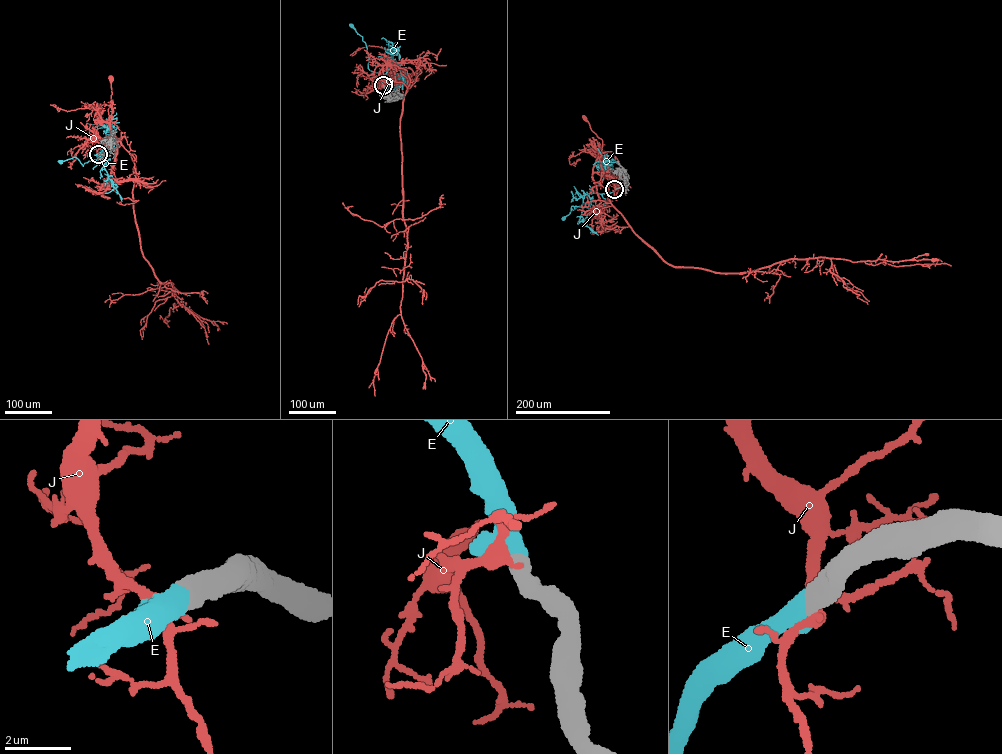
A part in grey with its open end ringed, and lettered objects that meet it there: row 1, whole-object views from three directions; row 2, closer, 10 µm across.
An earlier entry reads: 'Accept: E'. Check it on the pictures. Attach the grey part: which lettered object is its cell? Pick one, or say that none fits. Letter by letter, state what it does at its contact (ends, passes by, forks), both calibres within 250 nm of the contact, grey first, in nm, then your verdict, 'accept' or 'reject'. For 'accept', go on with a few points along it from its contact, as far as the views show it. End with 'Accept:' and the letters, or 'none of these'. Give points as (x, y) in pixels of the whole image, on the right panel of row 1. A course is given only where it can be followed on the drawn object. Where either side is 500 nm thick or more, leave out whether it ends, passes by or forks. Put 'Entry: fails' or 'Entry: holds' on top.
Entry: holds
E: 650 nm thick on the grey side, 440 nm on the other; accept; it runs (614, 189), (601, 194), (605, 201), (601, 208), (577, 207), (563, 218)
J: 600 nm thick on the grey side, 440 nm on the other; reject
Accept: E

